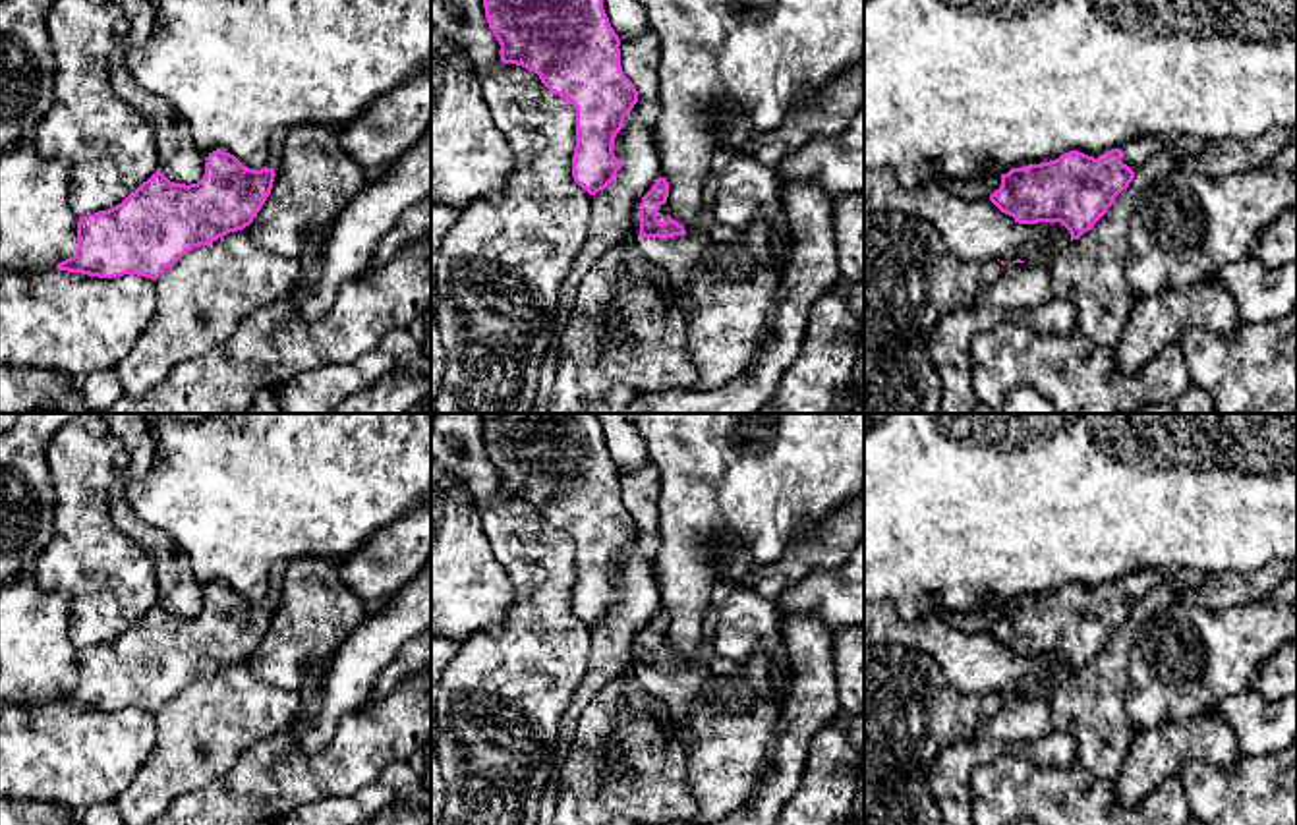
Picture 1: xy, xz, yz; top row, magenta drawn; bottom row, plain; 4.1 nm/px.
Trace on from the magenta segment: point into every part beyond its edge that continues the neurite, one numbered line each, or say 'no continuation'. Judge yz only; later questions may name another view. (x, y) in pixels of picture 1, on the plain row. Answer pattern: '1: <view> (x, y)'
1: yz (1135, 586)

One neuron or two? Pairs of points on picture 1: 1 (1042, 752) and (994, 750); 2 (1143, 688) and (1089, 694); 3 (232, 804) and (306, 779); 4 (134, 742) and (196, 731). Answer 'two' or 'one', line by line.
1: one
2: two
3: one
4: two

